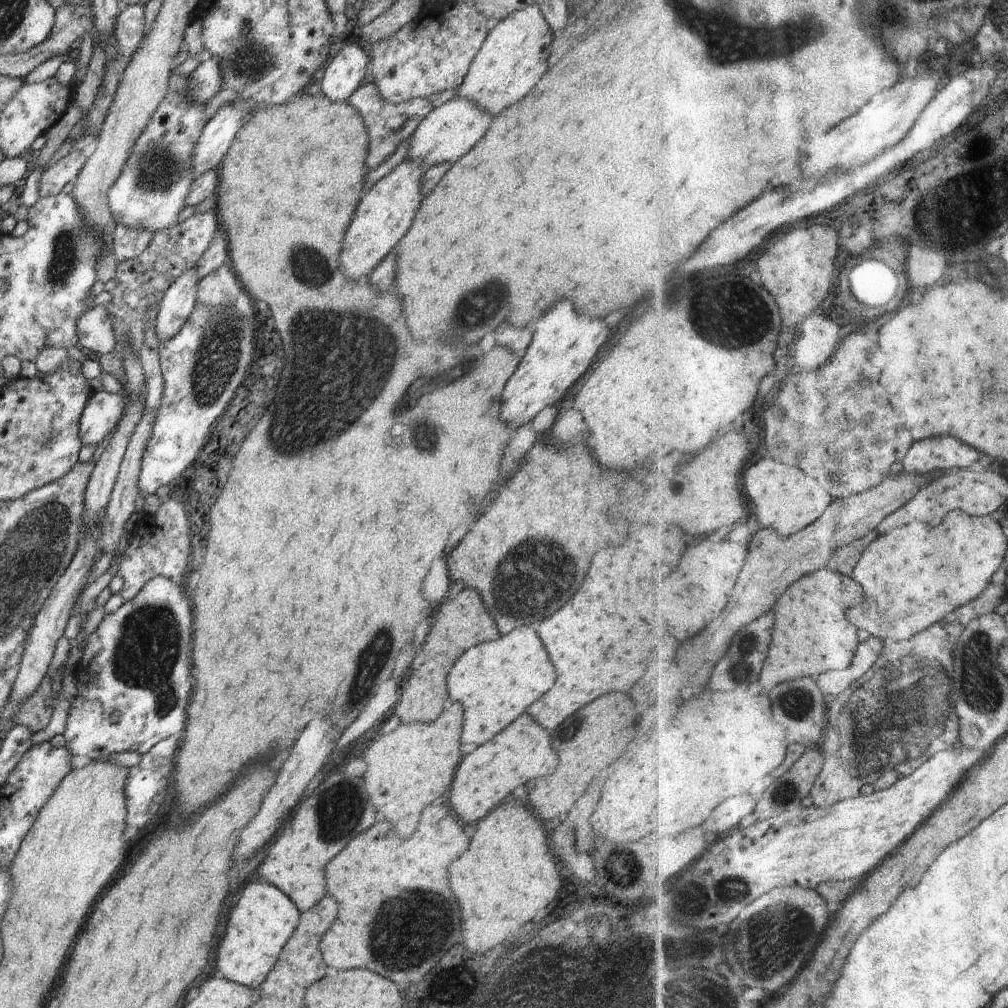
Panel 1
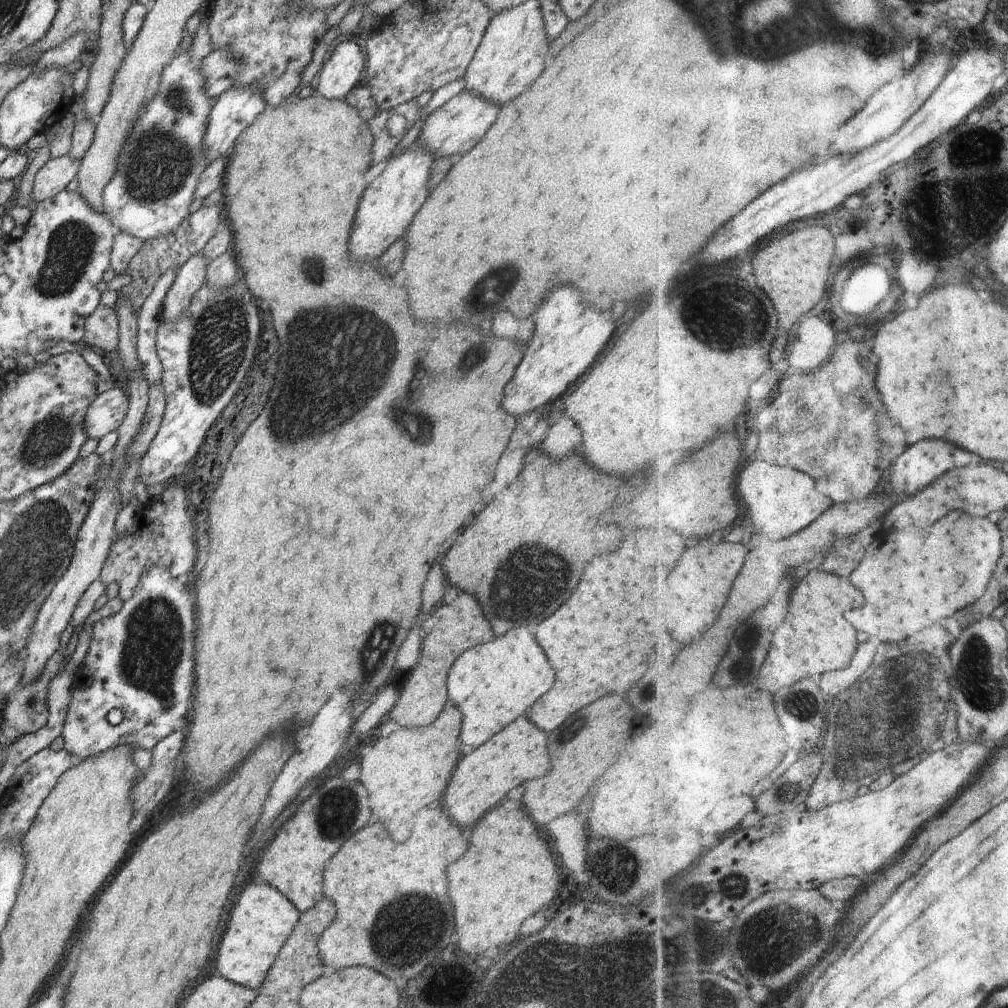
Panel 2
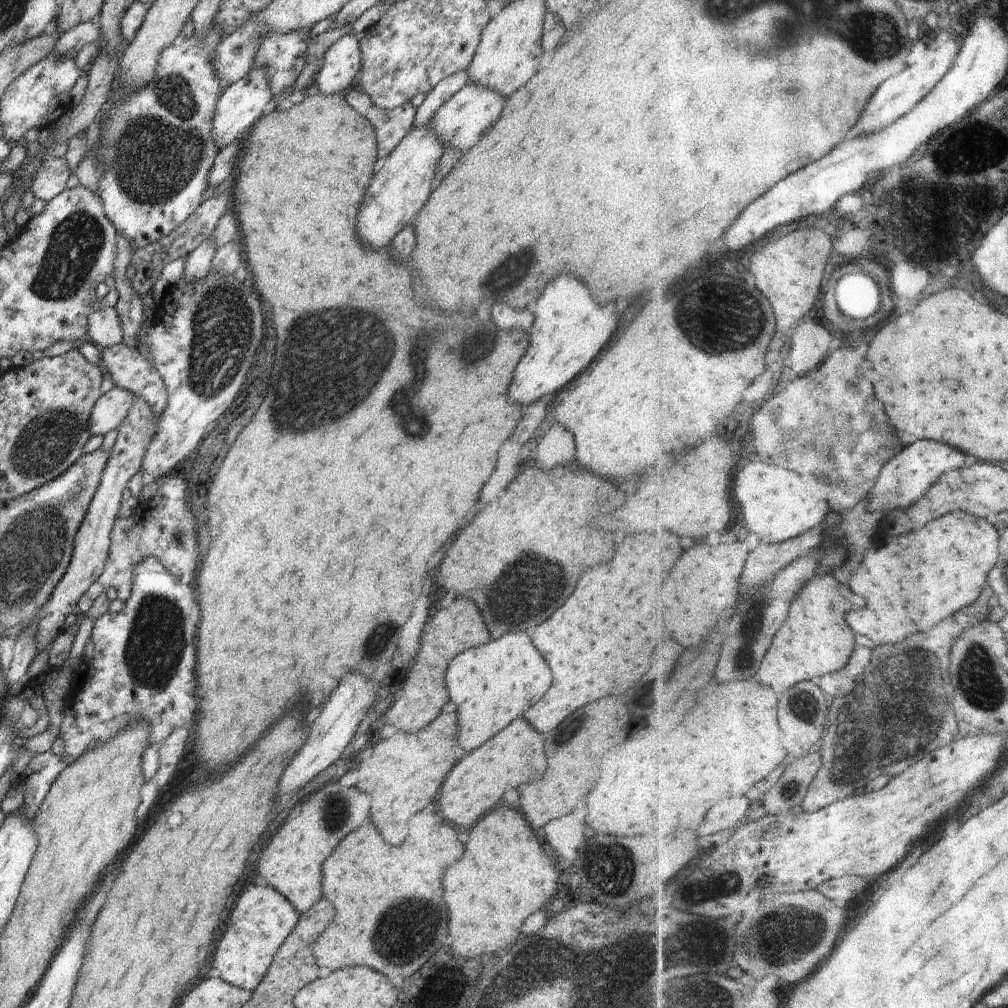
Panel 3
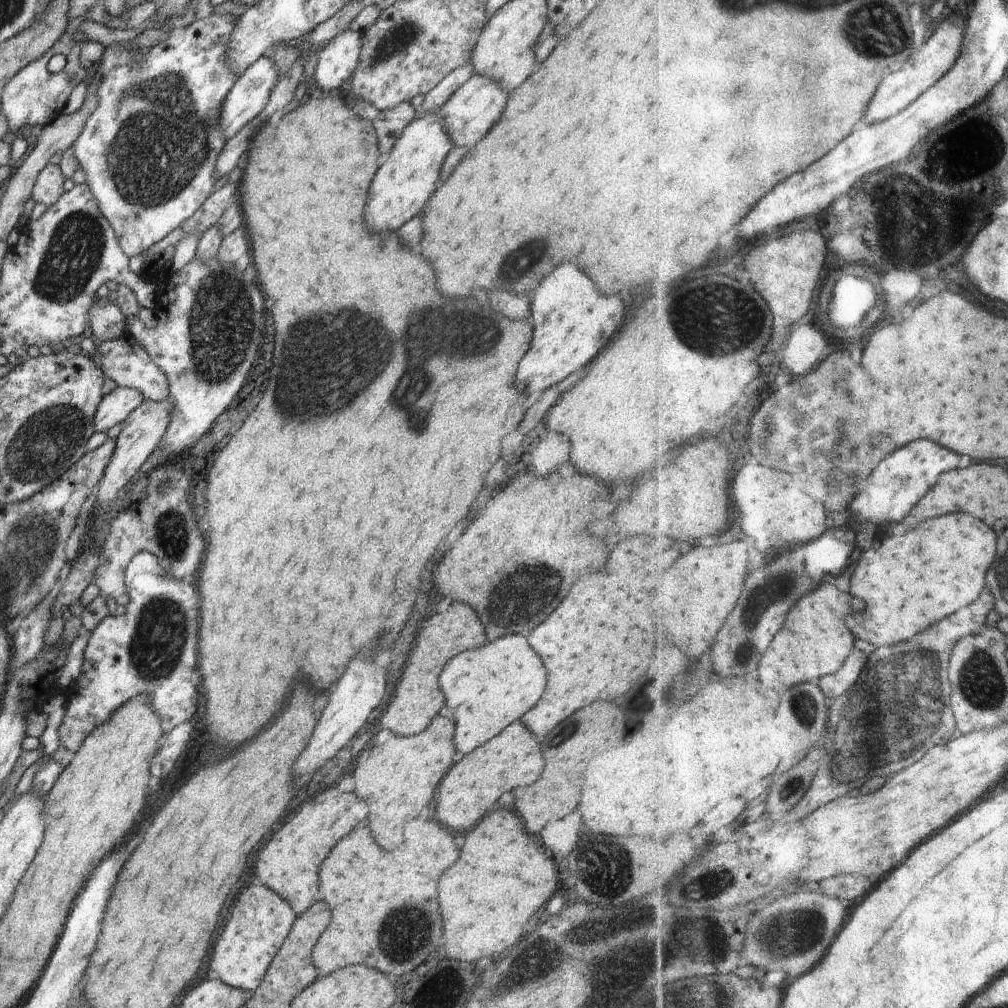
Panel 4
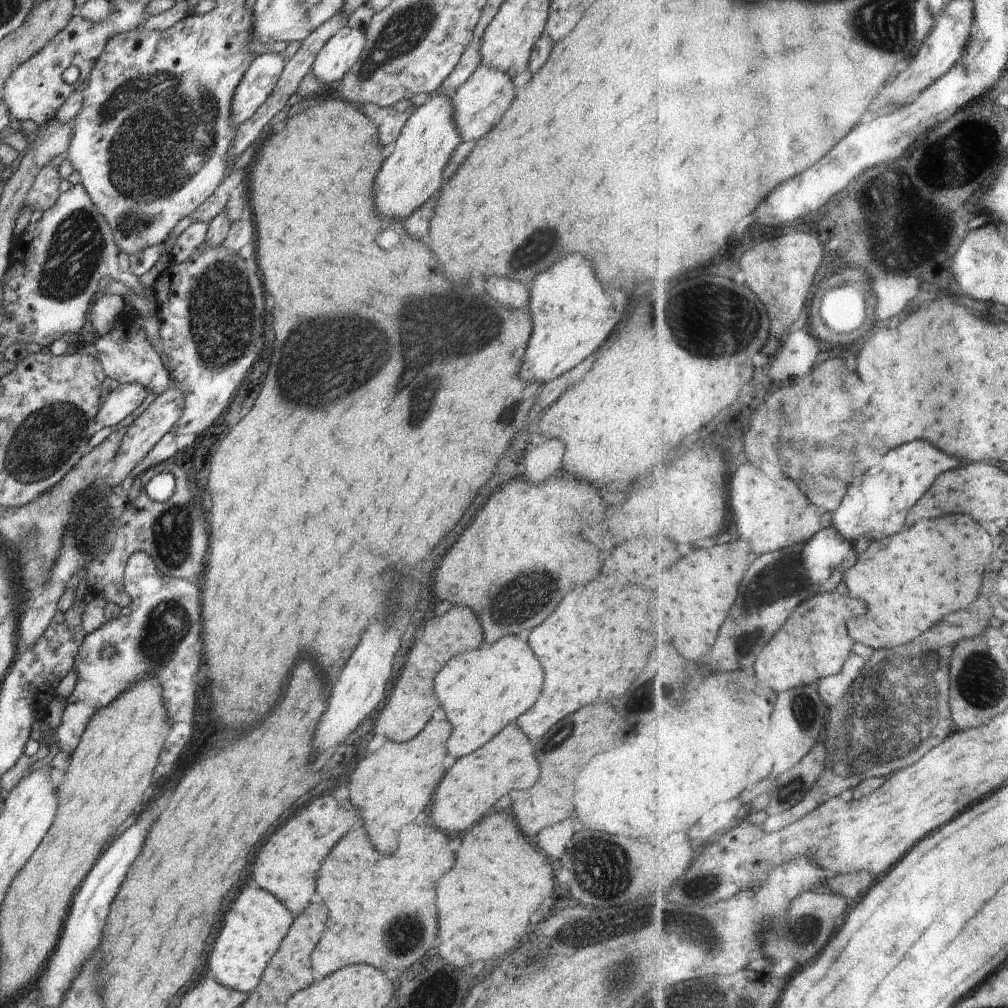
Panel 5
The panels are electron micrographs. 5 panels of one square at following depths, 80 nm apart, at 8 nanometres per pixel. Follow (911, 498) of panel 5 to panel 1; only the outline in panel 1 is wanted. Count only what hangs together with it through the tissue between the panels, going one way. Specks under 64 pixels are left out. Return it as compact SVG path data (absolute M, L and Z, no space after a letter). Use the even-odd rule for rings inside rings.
M940 436L932 440L916 442L903 464L903 472L934 472L972 466L982 458L978 448L970 448L966 442L954 436Z

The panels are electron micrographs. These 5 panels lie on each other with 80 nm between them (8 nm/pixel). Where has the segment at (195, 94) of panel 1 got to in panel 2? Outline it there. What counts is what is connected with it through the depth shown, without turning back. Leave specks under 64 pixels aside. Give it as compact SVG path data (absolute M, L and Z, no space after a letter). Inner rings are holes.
M214 51L201 60L205 89L210 98L217 98L233 86L239 61L228 51Z

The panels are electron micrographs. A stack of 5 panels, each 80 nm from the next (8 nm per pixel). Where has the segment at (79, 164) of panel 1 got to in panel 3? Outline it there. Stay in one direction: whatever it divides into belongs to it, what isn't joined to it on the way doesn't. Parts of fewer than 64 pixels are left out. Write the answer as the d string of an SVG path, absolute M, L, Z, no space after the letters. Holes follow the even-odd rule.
M64 157L45 158L30 182L31 191L36 199L48 202L67 189L66 182L71 174L71 168Z

